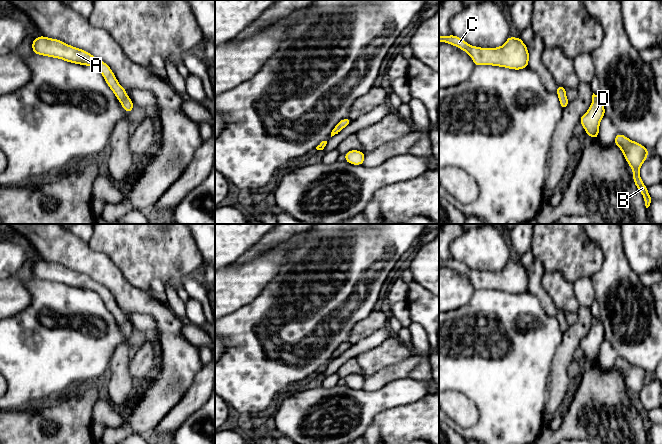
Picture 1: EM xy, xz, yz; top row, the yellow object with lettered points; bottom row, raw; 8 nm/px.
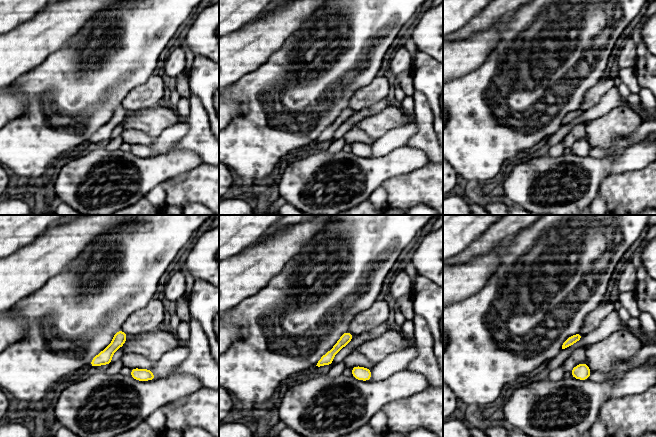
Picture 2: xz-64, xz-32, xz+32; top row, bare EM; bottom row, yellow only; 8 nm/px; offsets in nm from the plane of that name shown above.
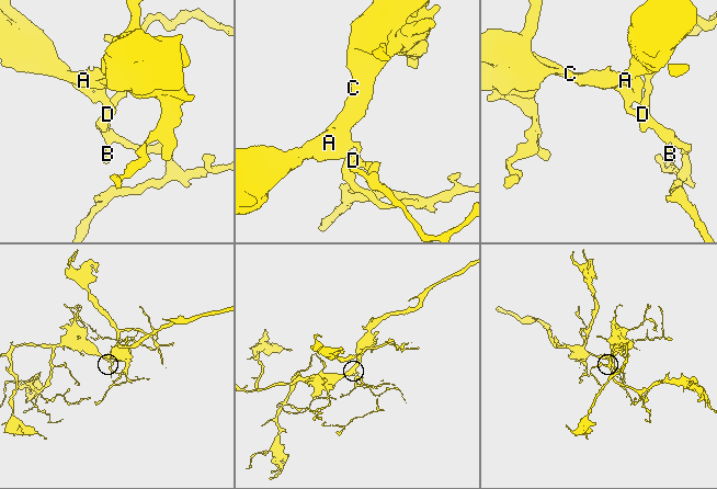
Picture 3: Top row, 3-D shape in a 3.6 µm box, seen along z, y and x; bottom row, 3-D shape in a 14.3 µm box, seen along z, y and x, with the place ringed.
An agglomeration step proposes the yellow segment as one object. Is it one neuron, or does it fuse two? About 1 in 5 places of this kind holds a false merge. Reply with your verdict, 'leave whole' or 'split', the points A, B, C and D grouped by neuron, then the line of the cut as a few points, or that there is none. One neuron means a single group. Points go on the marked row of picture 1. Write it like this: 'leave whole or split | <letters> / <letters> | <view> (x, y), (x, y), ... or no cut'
leave whole | A B C D | no cut

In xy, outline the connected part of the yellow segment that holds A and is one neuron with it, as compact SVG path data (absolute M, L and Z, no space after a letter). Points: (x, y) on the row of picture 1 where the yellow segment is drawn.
M45 36L36 37L32 42L34 54L62 59L64 61L86 65L97 69L104 77L107 85L113 91L123 109L130 113L134 103L126 94L125 90L116 79L111 68L103 61L97 59L89 52L73 47L58 39L52 39Z

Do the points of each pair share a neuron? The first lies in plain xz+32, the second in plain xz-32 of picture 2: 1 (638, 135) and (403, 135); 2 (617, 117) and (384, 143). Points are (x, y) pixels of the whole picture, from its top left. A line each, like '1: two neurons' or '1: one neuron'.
1: one neuron
2: two neurons

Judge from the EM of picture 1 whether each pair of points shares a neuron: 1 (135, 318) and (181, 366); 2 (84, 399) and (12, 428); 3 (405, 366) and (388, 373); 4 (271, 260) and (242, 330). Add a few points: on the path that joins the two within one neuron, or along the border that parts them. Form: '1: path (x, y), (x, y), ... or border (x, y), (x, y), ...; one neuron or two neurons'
1: border (139, 313), (153, 318), (155, 331); two neurons
2: path (66, 417), (57, 426), (30, 428); one neuron
3: path (401, 370), (392, 372); one neuron
4: border (272, 280), (256, 297), (236, 310); two neurons

